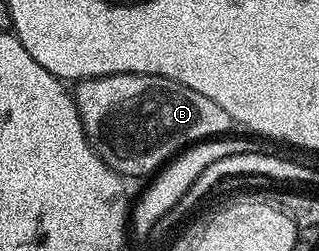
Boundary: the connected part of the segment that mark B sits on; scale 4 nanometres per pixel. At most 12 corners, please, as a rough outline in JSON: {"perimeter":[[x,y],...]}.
{"perimeter":[[97,77],[73,96],[124,178],[230,134],[225,107],[164,77]]}

